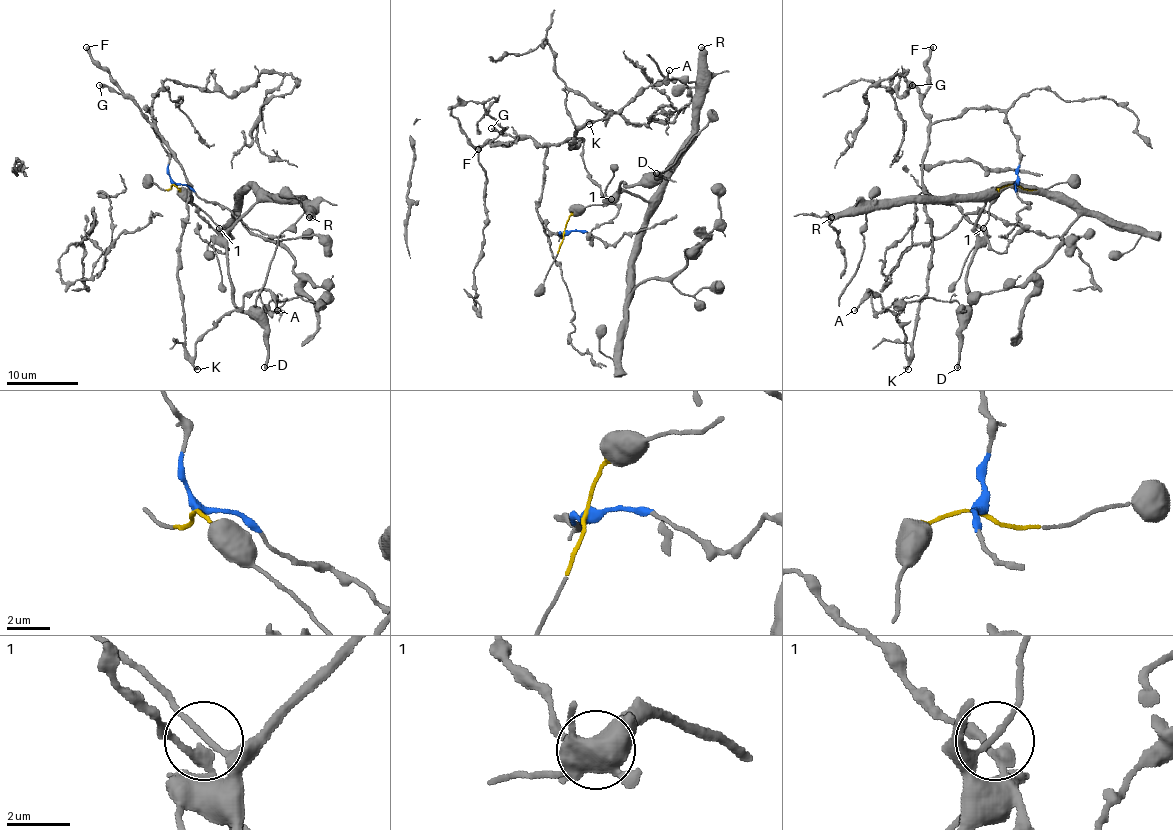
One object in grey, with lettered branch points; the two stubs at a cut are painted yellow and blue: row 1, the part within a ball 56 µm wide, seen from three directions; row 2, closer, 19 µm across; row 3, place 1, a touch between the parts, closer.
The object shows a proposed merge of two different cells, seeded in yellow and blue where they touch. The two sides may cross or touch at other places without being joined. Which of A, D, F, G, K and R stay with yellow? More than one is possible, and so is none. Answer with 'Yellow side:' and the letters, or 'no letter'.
Yellow side: D, R

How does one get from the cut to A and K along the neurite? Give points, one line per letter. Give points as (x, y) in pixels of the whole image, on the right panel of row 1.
A: (1016, 185), (1002, 111), (933, 122), (931, 268), (910, 357), (879, 296), (854, 310)
K: (1016, 185), (1020, 153), (1002, 111), (969, 108), (930, 126), (922, 166), (931, 234), (928, 290), (908, 370)

